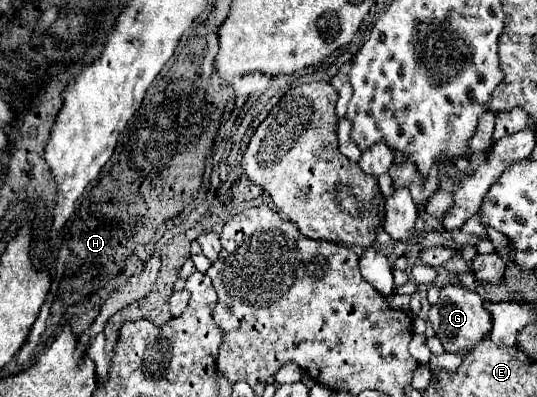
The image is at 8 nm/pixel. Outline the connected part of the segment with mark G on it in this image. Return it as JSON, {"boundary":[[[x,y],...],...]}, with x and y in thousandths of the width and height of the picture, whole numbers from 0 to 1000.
{"boundary":[[[823,723],[819,753],[801,773],[801,814],[808,824],[812,849],[819,849],[831,889],[875,889],[886,864],[894,864],[916,834],[916,798],[901,778],[898,753],[886,733],[872,733],[864,723]]]}

